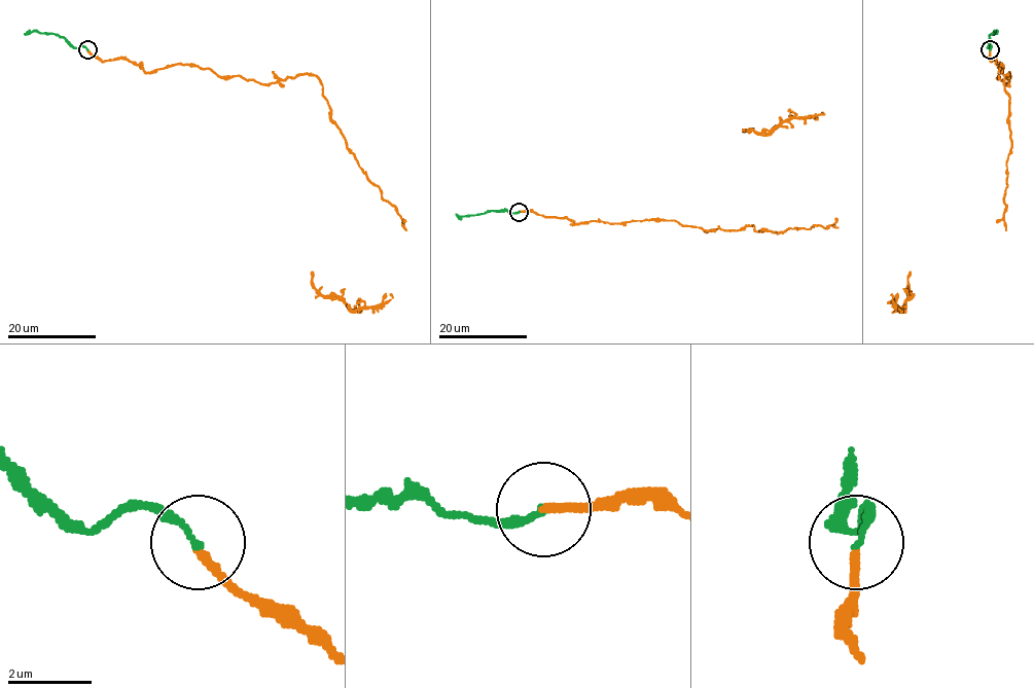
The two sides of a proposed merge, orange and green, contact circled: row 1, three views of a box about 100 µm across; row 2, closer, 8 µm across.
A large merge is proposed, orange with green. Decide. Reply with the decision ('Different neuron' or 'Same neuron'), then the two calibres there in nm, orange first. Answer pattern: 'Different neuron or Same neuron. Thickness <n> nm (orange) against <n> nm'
Same neuron. Thickness 190 nm (orange) against 160 nm

